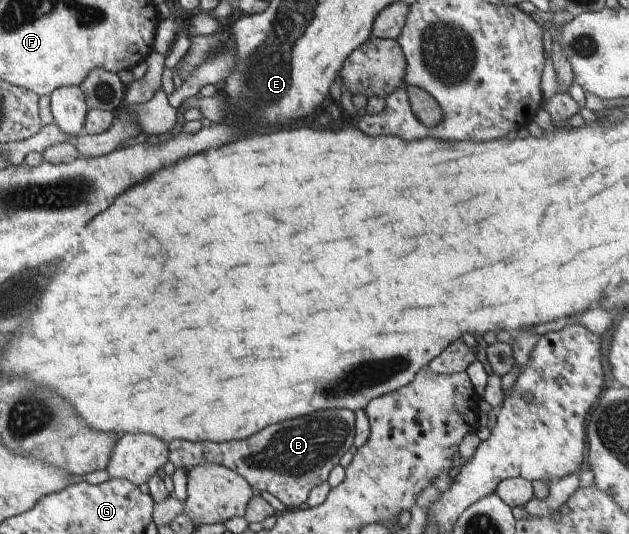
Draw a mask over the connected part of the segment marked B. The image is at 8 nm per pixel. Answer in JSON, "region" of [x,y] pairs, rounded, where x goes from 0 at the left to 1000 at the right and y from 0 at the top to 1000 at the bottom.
{"region":[[[506,768],[421,800],[386,824],[343,830],[277,824],[267,830],[269,861],[296,886],[324,869],[359,873],[378,884],[404,916],[436,927],[456,953],[474,953],[486,942],[493,916],[521,897],[528,876],[566,828],[566,781],[566,772],[556,768]]]}

